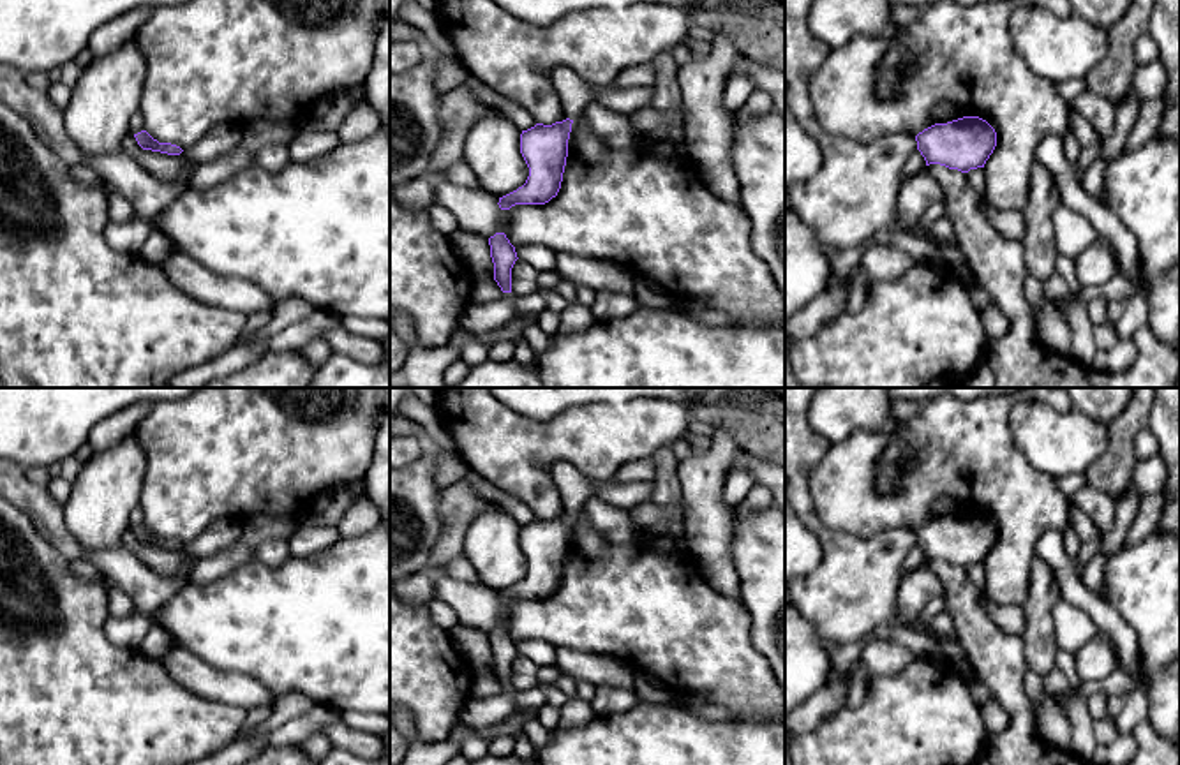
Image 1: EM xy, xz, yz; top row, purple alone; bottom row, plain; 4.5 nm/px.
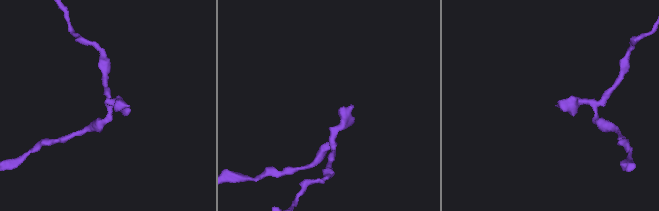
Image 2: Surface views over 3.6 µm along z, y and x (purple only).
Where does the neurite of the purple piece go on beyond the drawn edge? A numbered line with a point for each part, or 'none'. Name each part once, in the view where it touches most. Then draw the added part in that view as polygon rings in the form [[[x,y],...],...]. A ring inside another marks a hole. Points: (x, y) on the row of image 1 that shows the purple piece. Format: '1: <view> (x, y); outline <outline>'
1: xz (574, 94); outline [[[557,67],[552,71],[550,79],[556,88],[563,116],[577,120],[591,102],[596,102],[589,83],[580,79],[571,69]]]

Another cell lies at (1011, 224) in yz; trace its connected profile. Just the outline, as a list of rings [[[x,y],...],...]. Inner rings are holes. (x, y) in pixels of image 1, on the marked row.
[[[984,199],[984,213],[990,224],[1005,238],[1021,241],[1025,236],[1025,219],[1021,212],[1002,212],[990,206]]]

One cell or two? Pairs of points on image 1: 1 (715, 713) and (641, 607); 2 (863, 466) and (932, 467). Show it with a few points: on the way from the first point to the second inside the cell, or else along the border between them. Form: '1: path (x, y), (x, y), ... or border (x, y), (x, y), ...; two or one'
1: border (708, 702), (739, 718); two
2: path (865, 489), (877, 501), (900, 501), (911, 490); one

